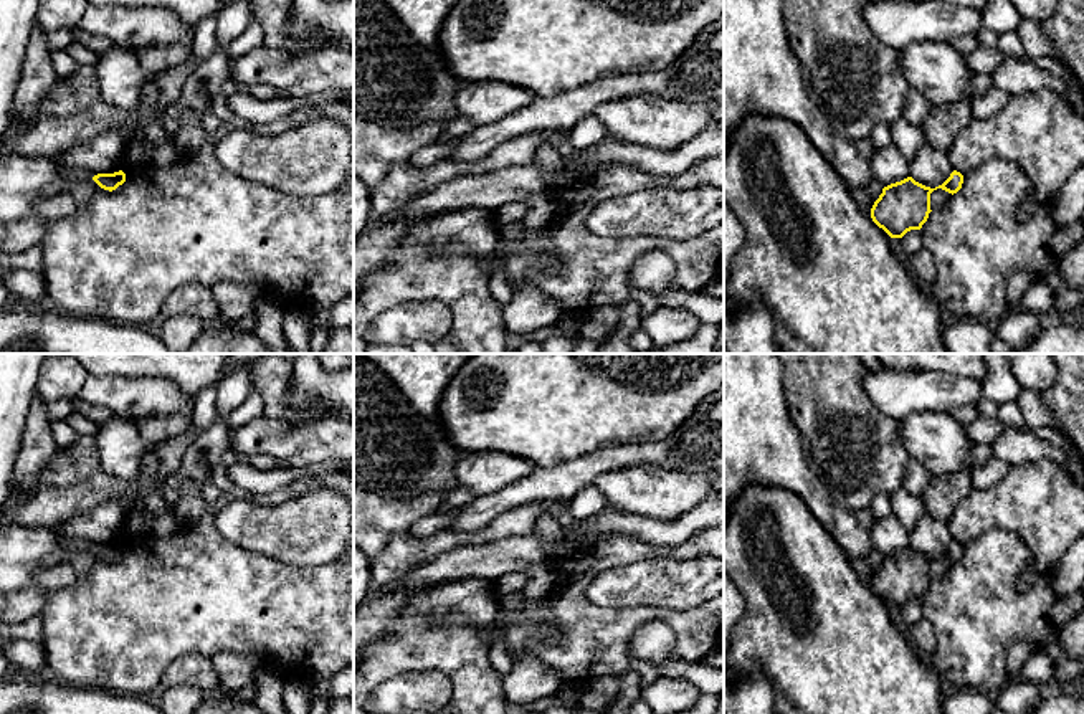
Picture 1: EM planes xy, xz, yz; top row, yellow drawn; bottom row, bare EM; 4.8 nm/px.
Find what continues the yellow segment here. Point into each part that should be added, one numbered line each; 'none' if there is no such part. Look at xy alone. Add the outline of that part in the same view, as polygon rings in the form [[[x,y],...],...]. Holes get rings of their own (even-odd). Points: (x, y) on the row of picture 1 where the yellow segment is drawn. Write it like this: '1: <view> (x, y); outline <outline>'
none

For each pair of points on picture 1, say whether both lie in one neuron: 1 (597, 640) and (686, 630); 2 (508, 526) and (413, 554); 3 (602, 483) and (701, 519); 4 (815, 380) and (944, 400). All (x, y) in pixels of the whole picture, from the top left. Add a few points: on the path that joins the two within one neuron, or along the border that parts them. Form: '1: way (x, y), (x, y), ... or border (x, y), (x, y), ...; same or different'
1: way (618, 625), (638, 615), (665, 615); same
2: way (484, 536), (437, 544); same
3: border (706, 498), (676, 518), (646, 518); different
4: border (866, 371), (863, 379), (865, 394), (891, 417); different

